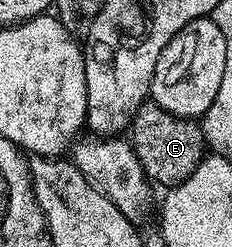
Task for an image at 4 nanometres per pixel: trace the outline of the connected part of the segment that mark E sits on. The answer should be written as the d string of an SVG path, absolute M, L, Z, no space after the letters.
M153 102L141 104L139 110L132 115L131 132L131 146L136 151L138 162L142 162L149 181L156 186L164 184L165 189L173 188L175 184L190 178L190 174L194 174L206 155L203 127L195 119L175 116Z

